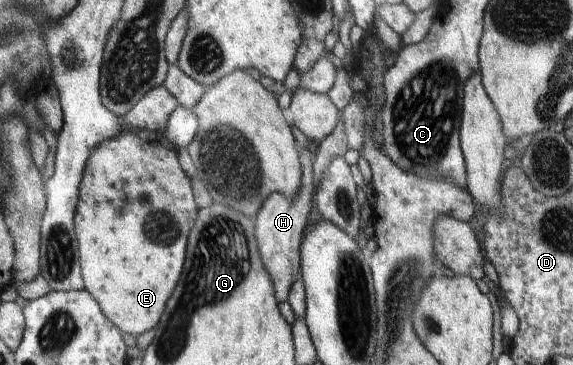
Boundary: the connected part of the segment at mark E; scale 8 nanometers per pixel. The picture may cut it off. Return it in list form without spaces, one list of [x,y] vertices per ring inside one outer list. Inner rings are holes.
[[[128,129],[115,138],[104,140],[96,149],[92,150],[89,157],[86,171],[83,175],[83,182],[80,186],[80,197],[77,214],[75,217],[75,230],[79,239],[79,254],[81,255],[82,273],[85,281],[85,288],[91,292],[96,301],[103,308],[104,315],[112,320],[116,327],[124,333],[142,335],[150,329],[158,327],[164,312],[167,310],[168,300],[175,293],[176,285],[184,271],[186,251],[188,251],[188,240],[191,229],[199,216],[199,204],[196,203],[195,191],[191,179],[184,173],[180,161],[178,161],[178,148],[164,135],[164,132],[152,130]]]

